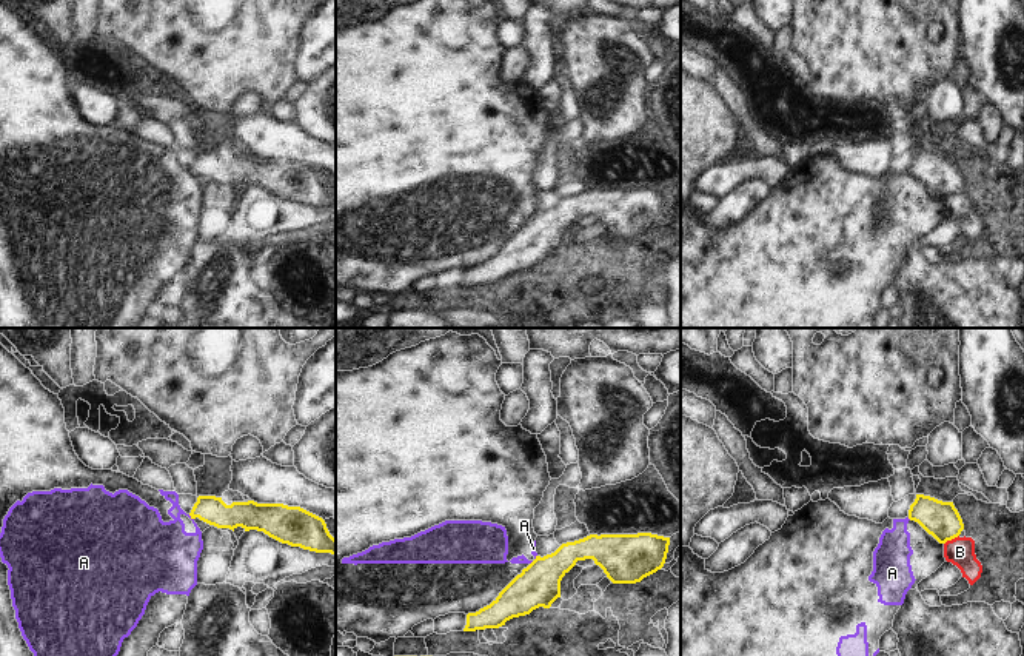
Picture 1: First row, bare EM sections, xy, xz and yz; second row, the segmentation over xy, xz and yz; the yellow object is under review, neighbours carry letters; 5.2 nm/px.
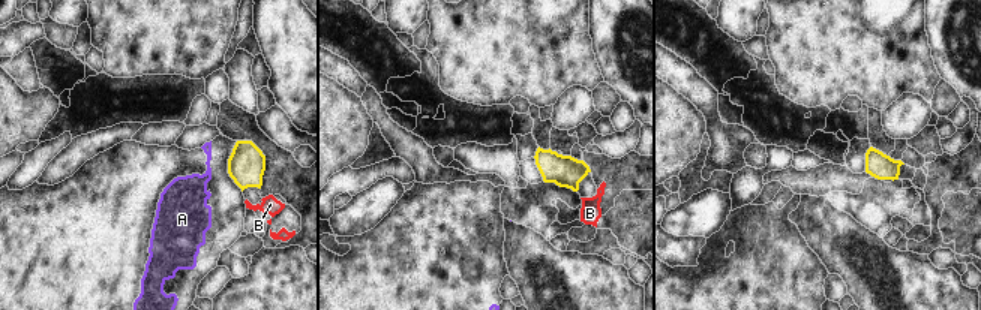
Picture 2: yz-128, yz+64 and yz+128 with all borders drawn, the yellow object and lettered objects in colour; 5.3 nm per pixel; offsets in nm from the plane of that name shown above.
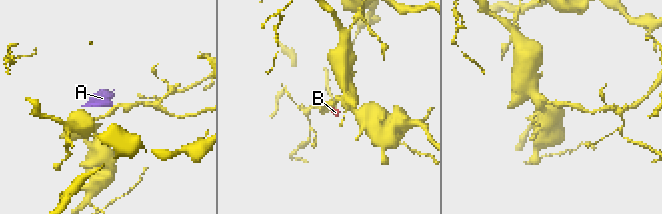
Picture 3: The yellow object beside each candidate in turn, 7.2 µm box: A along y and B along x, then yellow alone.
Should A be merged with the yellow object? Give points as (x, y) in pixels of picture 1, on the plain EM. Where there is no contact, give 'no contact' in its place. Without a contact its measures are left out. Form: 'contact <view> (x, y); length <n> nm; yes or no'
contact xy (191, 173); length 40 nm; no

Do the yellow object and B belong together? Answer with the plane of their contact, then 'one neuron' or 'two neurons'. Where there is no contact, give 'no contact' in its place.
meets yellow in yz; two neurons

